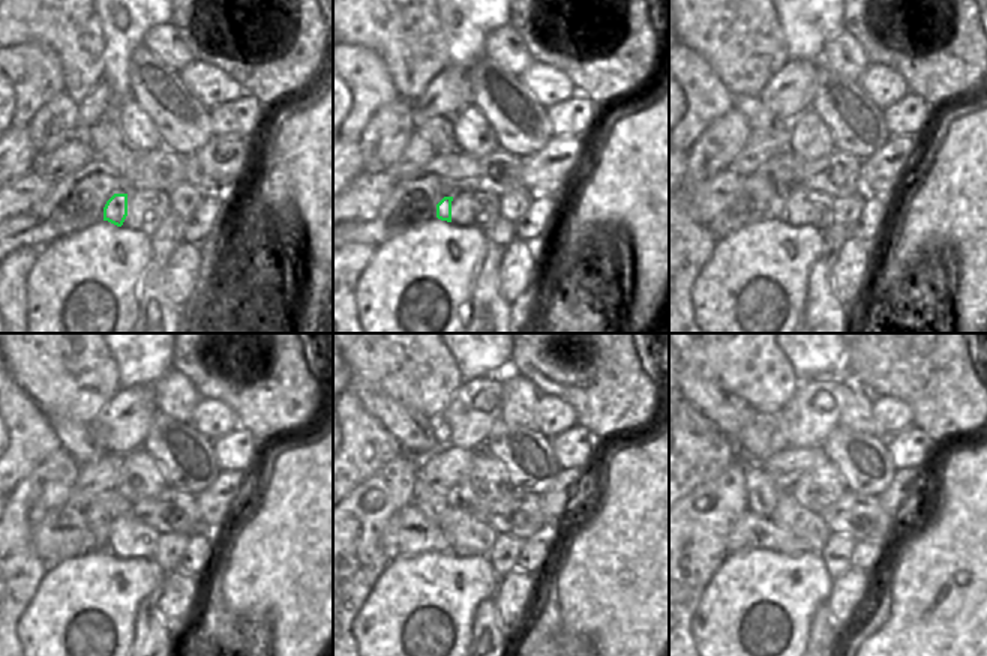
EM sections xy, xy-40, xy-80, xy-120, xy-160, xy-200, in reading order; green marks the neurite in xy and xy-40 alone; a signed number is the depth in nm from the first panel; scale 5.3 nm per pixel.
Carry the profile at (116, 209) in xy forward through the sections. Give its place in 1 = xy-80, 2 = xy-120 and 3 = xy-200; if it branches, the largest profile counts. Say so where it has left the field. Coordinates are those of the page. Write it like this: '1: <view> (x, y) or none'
1: xy-80 (780, 192)
2: xy-120 (98, 520)
3: xy-200 (762, 493)

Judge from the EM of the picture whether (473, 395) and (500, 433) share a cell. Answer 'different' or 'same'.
different

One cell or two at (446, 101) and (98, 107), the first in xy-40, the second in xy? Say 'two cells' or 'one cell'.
one cell

